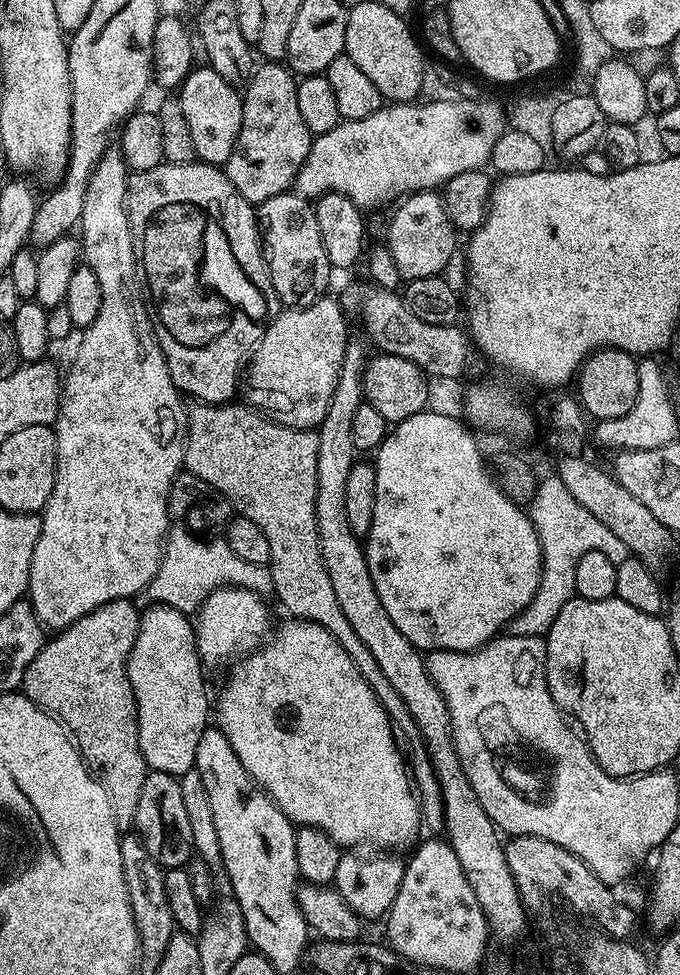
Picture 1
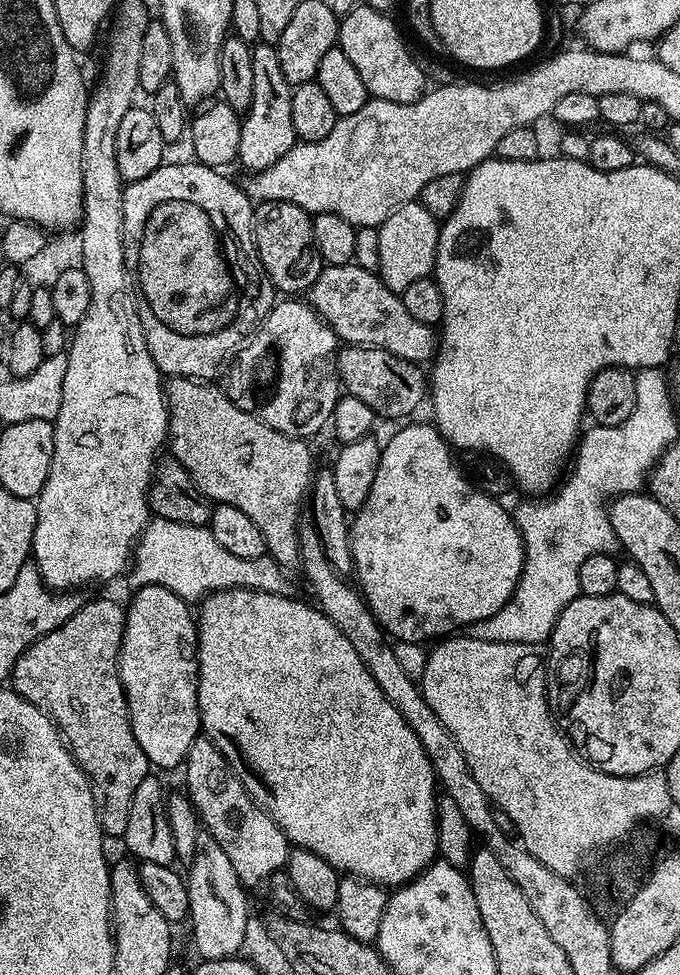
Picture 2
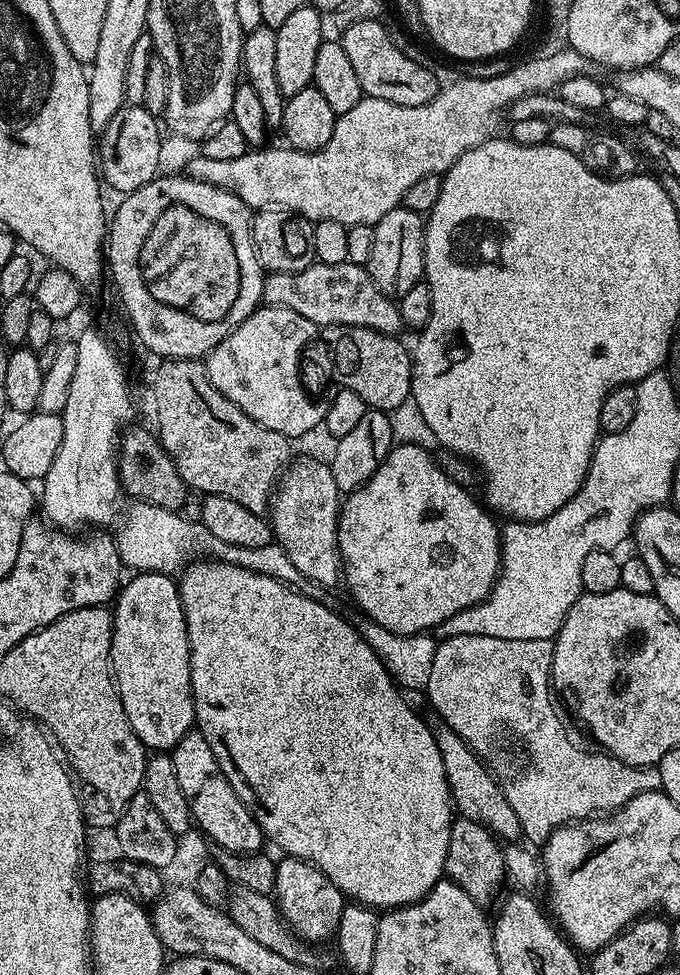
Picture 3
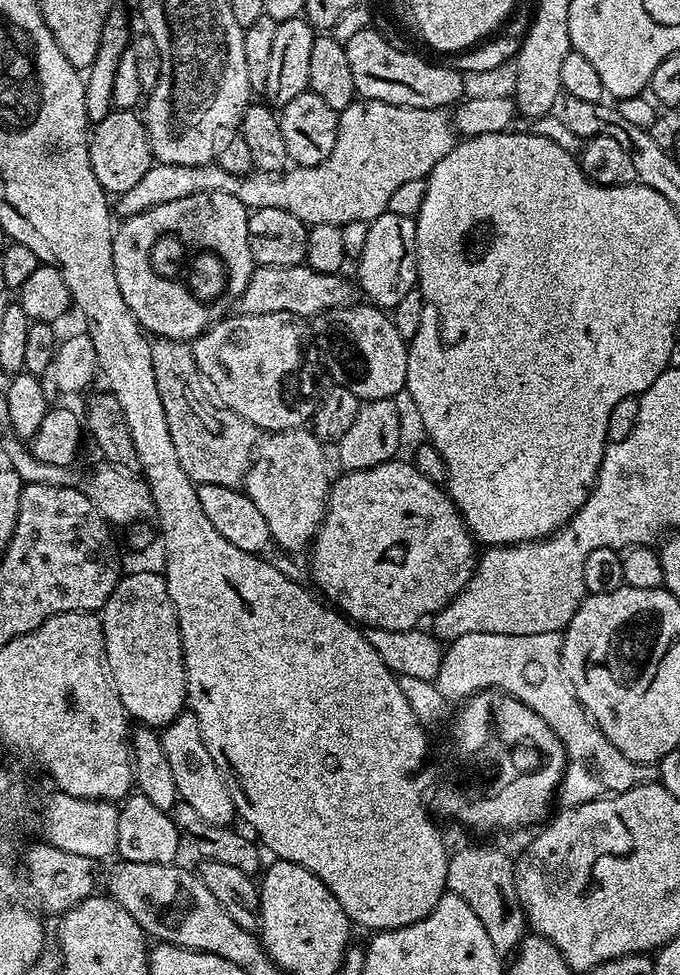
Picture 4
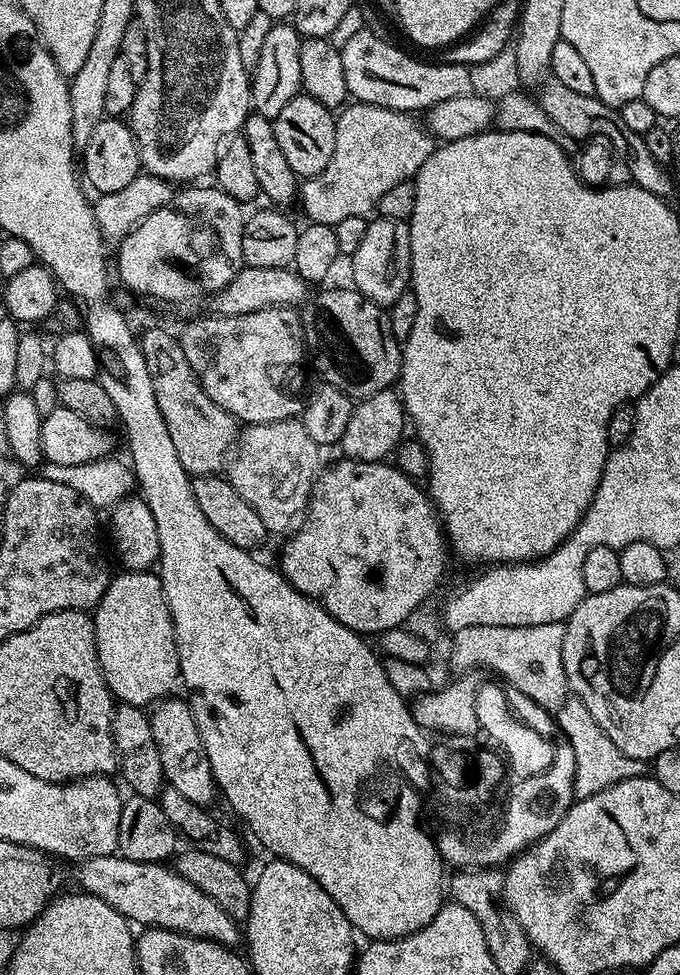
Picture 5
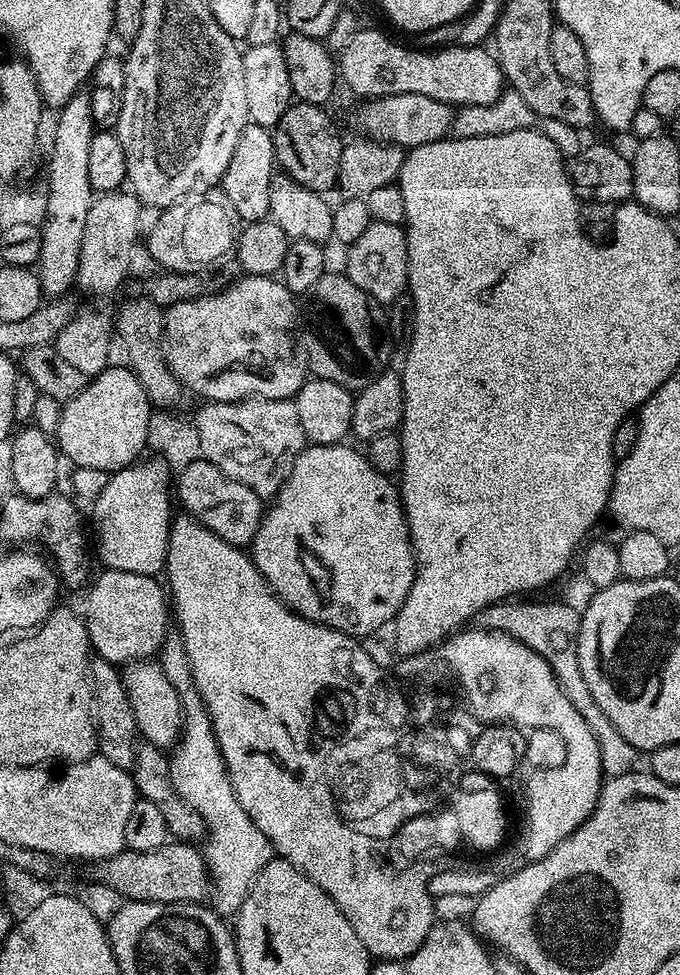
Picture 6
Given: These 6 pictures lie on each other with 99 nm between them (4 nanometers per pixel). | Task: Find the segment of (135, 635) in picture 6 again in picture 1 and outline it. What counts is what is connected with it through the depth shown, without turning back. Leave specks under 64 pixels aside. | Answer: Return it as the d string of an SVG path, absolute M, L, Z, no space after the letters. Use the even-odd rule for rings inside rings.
M153 603L148 607L140 613L138 634L128 655L128 681L134 690L138 718L138 746L151 771L179 778L195 769L198 738L210 727L210 696L208 700L208 688L204 685L206 669L200 662L193 621L168 605Z

